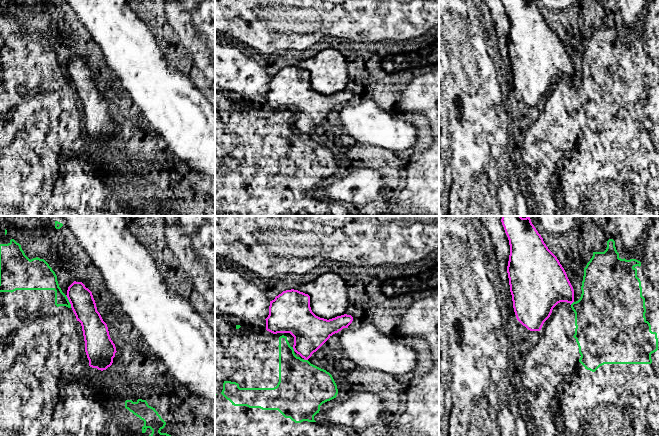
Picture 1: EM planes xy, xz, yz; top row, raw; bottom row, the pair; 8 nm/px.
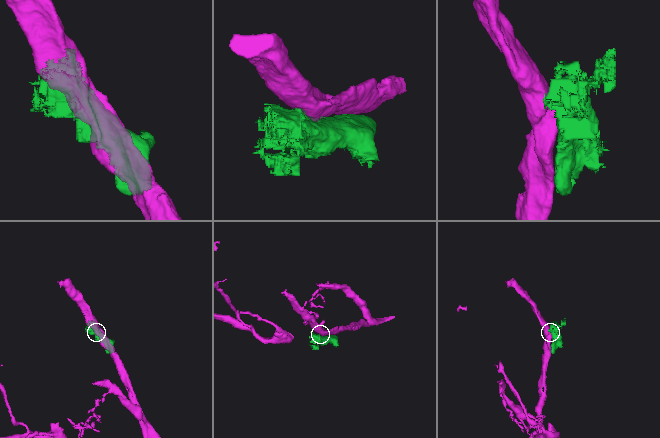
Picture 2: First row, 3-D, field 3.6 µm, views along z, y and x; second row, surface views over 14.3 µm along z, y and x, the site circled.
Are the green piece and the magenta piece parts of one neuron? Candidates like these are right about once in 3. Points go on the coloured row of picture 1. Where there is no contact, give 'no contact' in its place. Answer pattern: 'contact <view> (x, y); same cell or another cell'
contact xy (68, 301); same cell

